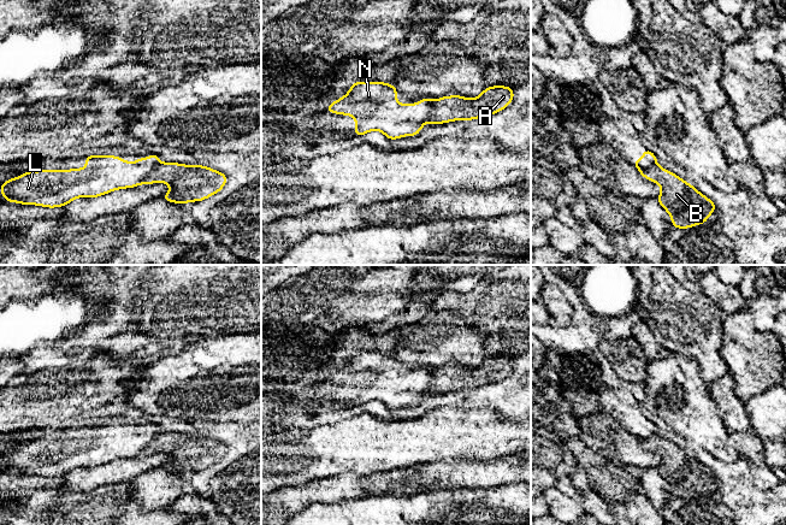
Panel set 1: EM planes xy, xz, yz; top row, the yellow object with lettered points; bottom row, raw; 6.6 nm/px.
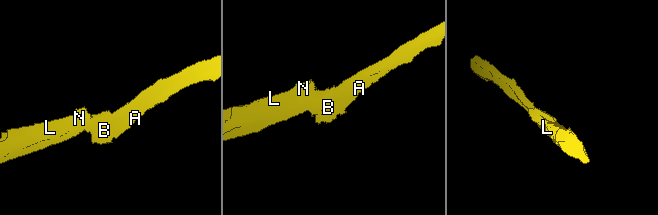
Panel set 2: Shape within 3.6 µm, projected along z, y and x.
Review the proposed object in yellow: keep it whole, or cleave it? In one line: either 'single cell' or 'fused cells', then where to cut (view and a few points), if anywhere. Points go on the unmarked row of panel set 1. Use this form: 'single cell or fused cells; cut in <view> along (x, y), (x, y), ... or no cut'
fused cells; cut in xz along (433, 370), (432, 378), (424, 393)

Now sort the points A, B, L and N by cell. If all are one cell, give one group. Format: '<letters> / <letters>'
A B / L N

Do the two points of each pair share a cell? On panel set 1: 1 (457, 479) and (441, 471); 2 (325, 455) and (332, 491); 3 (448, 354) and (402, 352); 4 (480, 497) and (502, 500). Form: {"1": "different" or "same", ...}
{"1": "same", "2": "different", "3": "same", "4": "same"}

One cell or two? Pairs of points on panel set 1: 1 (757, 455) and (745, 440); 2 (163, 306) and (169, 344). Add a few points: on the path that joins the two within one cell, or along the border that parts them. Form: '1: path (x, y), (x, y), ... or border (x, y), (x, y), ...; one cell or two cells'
1: path (754, 452), (746, 443); one cell
2: border (140, 331), (154, 338), (183, 335), (195, 336); two cells

